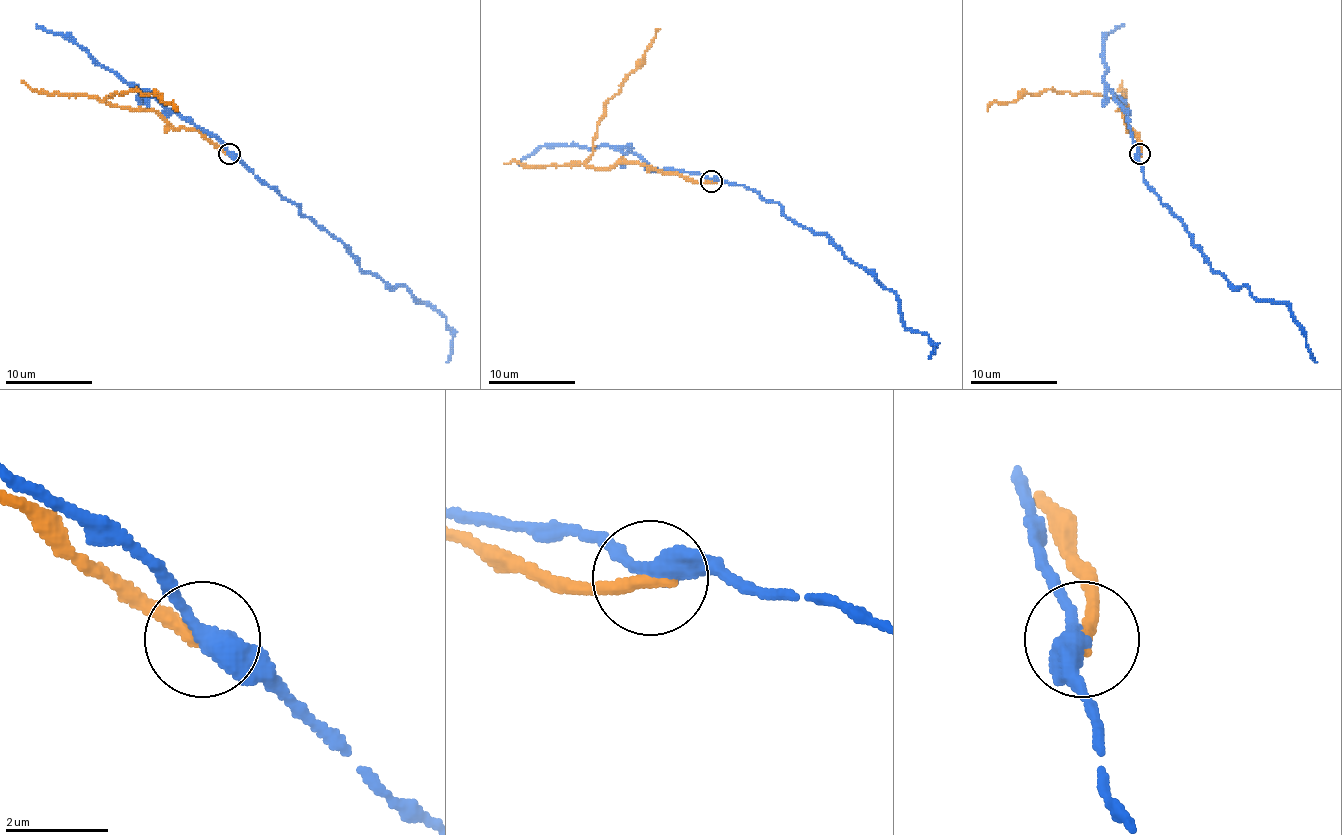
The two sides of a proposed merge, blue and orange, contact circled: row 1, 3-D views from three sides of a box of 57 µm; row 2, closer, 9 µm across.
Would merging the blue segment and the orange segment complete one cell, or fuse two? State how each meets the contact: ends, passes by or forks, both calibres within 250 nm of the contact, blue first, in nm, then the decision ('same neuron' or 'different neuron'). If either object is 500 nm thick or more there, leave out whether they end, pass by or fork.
blue passes by | orange ends | 400/320 nm | different neuron

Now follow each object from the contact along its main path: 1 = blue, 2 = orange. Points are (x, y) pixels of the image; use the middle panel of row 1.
1: (712, 180), (755, 189), (777, 202), (788, 217), (822, 233), (898, 300), (905, 326), (935, 343), (929, 358)
2: (712, 180), (686, 180), (679, 174), (636, 163), (593, 167), (586, 163), (606, 102), (660, 29)

